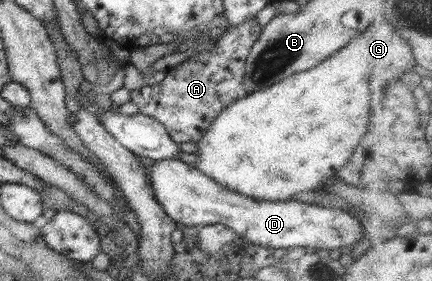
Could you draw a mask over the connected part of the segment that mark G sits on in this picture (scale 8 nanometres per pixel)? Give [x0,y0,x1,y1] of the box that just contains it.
[193,20,416,202]

